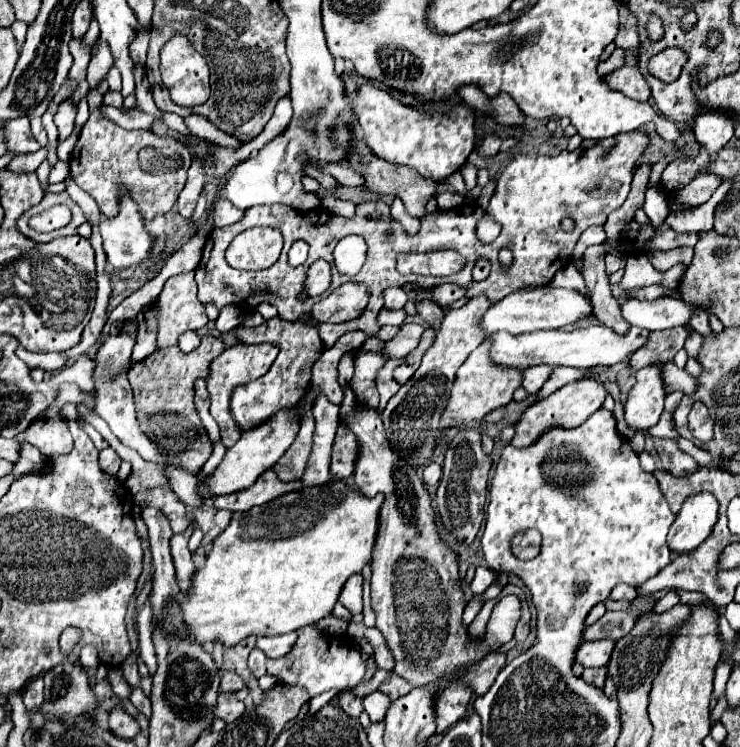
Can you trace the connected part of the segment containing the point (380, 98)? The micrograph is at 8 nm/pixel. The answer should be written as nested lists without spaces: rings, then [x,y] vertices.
[[[366,83],[354,101],[354,113],[360,121],[366,145],[384,161],[408,165],[422,177],[442,181],[456,173],[474,149],[474,113],[468,105],[456,105],[448,115],[426,115],[404,107],[390,93]]]

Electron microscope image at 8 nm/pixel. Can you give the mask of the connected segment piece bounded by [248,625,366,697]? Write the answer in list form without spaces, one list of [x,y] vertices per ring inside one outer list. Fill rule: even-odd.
[[[314,625],[298,631],[298,641],[286,657],[270,659],[260,649],[254,649],[250,653],[248,667],[256,679],[260,679],[262,675],[274,675],[284,685],[298,685],[308,689],[310,697],[316,697],[328,689],[340,689],[340,691],[354,689],[364,679],[366,673],[366,663],[362,661],[358,649],[352,649],[342,637],[320,635]]]

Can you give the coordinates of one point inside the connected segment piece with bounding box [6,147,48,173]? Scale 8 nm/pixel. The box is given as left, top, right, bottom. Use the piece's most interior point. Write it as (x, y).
(28, 163)

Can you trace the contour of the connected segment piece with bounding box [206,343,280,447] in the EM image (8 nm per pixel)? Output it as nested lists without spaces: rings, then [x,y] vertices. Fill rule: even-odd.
[[[262,343],[262,345],[234,345],[230,349],[226,349],[220,357],[216,357],[216,361],[212,361],[212,373],[210,377],[206,379],[206,385],[208,385],[208,391],[210,391],[210,413],[212,417],[218,421],[220,425],[220,433],[222,433],[222,439],[224,443],[230,447],[232,445],[232,439],[240,437],[240,431],[236,429],[232,417],[230,417],[230,395],[232,395],[232,389],[236,385],[244,385],[248,381],[254,381],[258,377],[262,377],[264,373],[268,373],[268,369],[272,367],[276,355],[278,355],[278,345],[272,345],[272,343]]]

